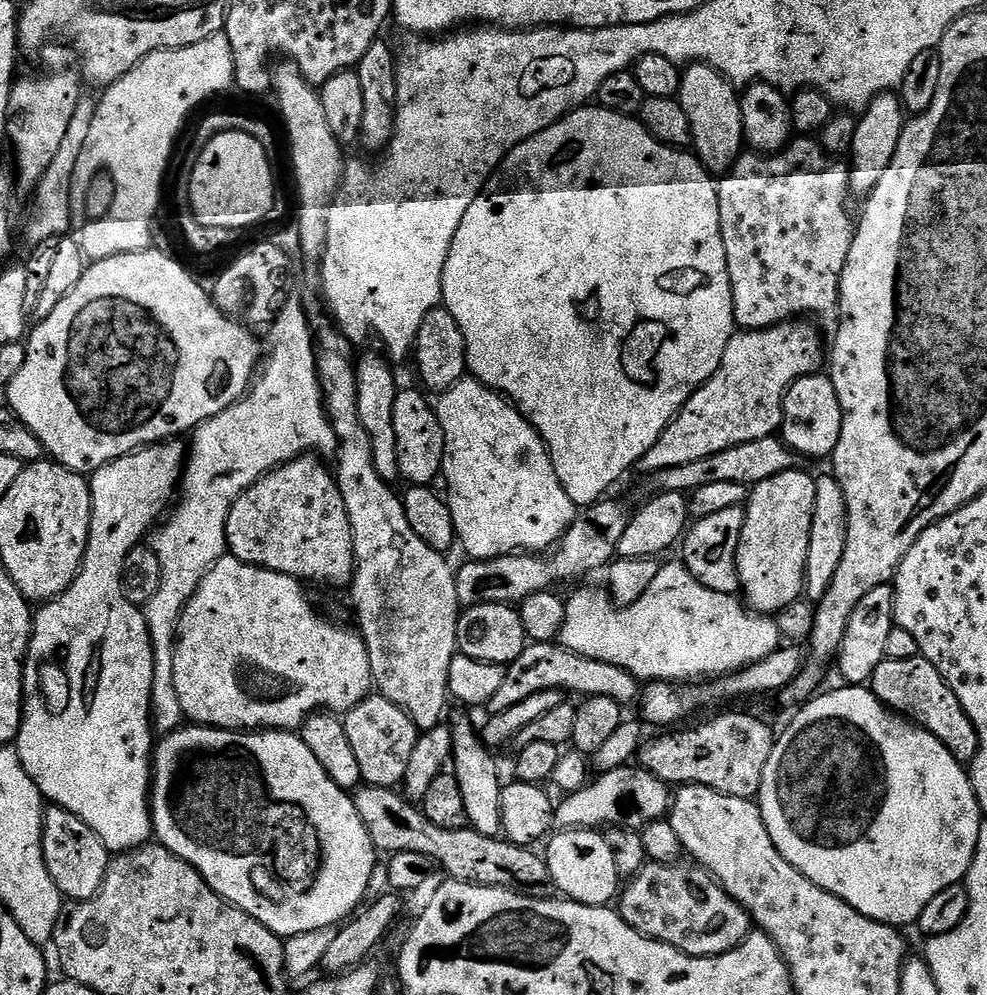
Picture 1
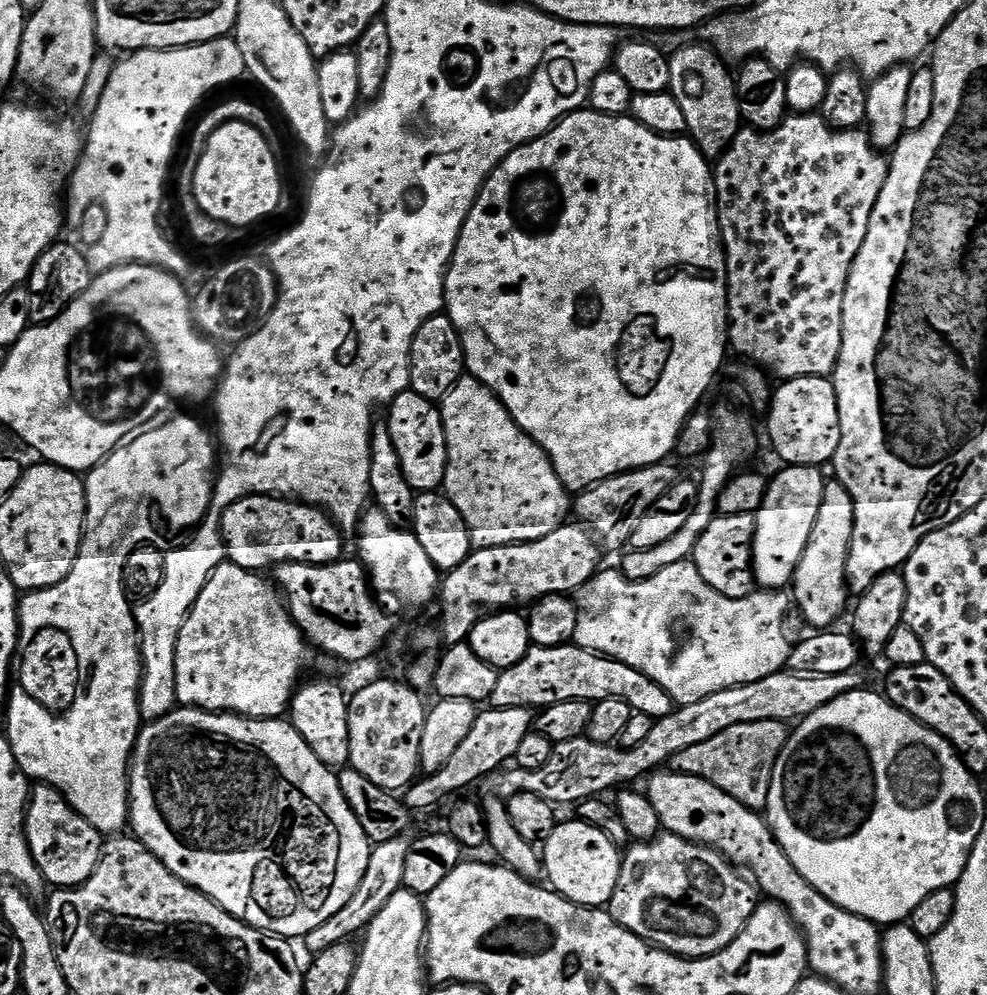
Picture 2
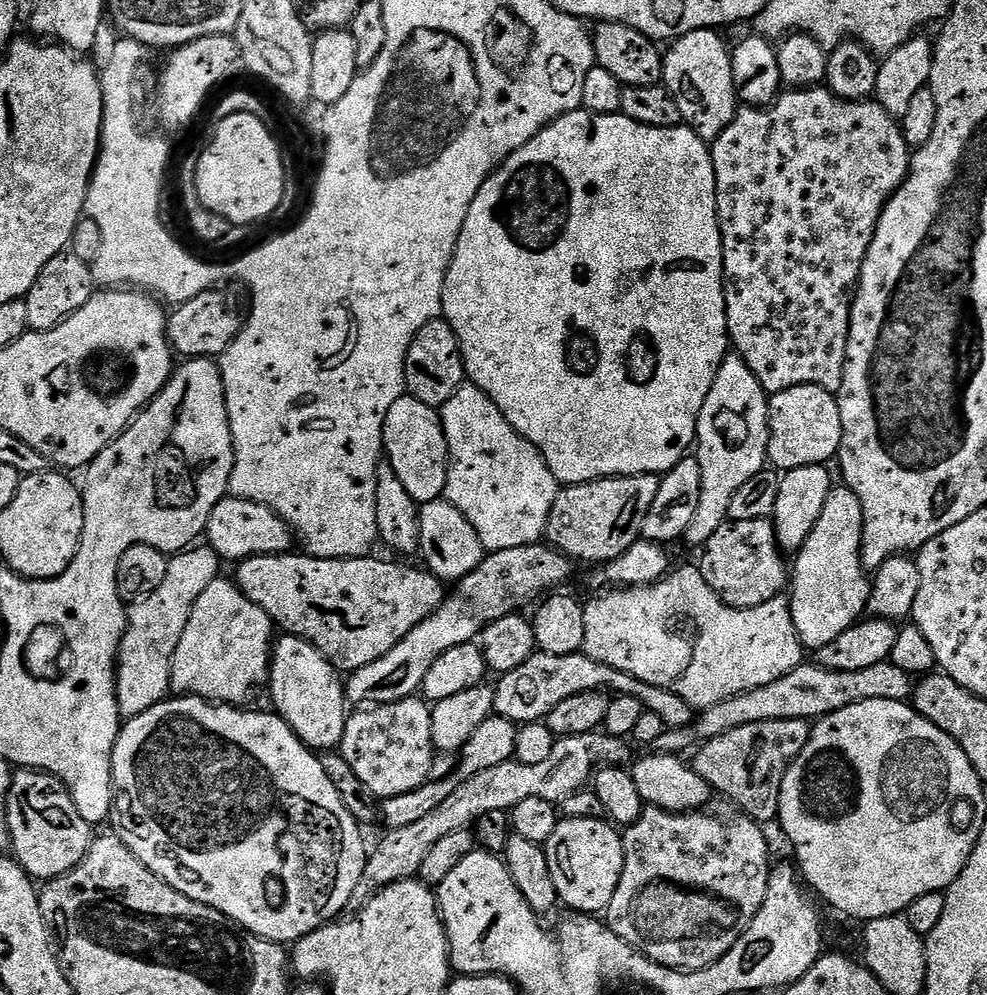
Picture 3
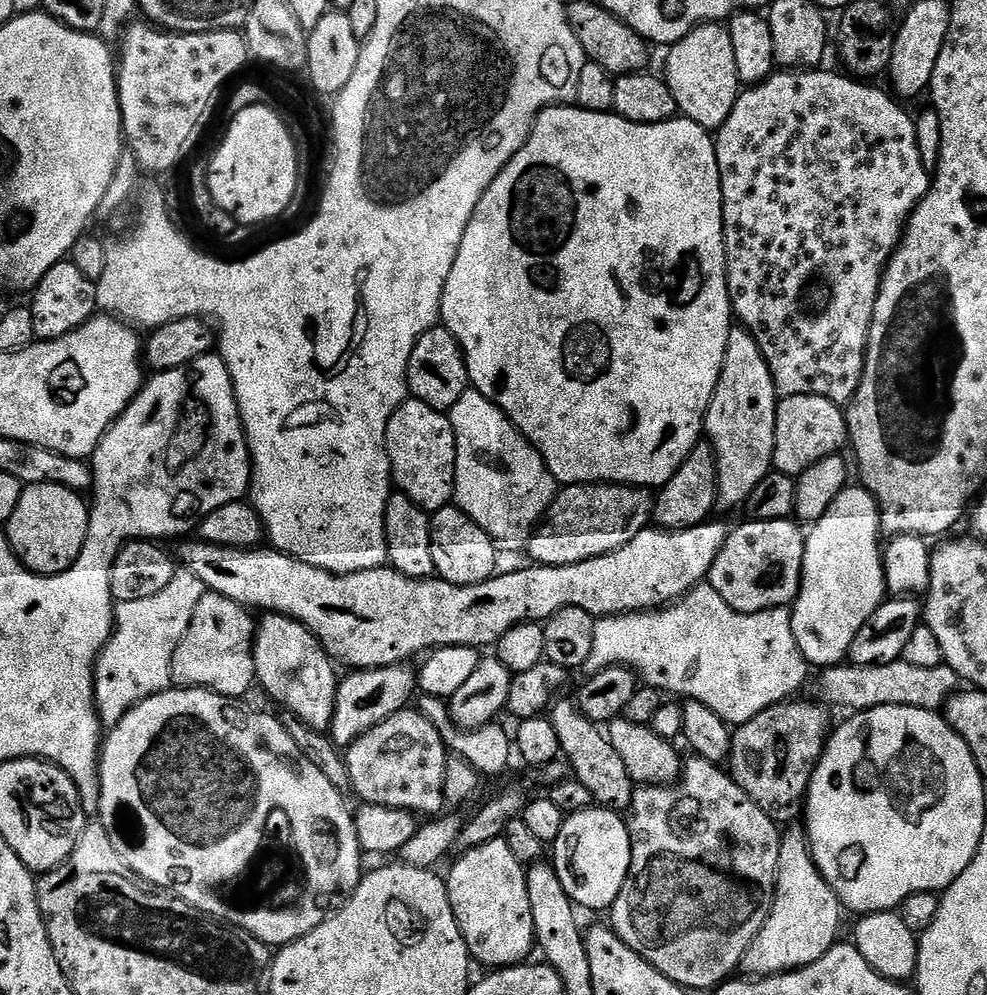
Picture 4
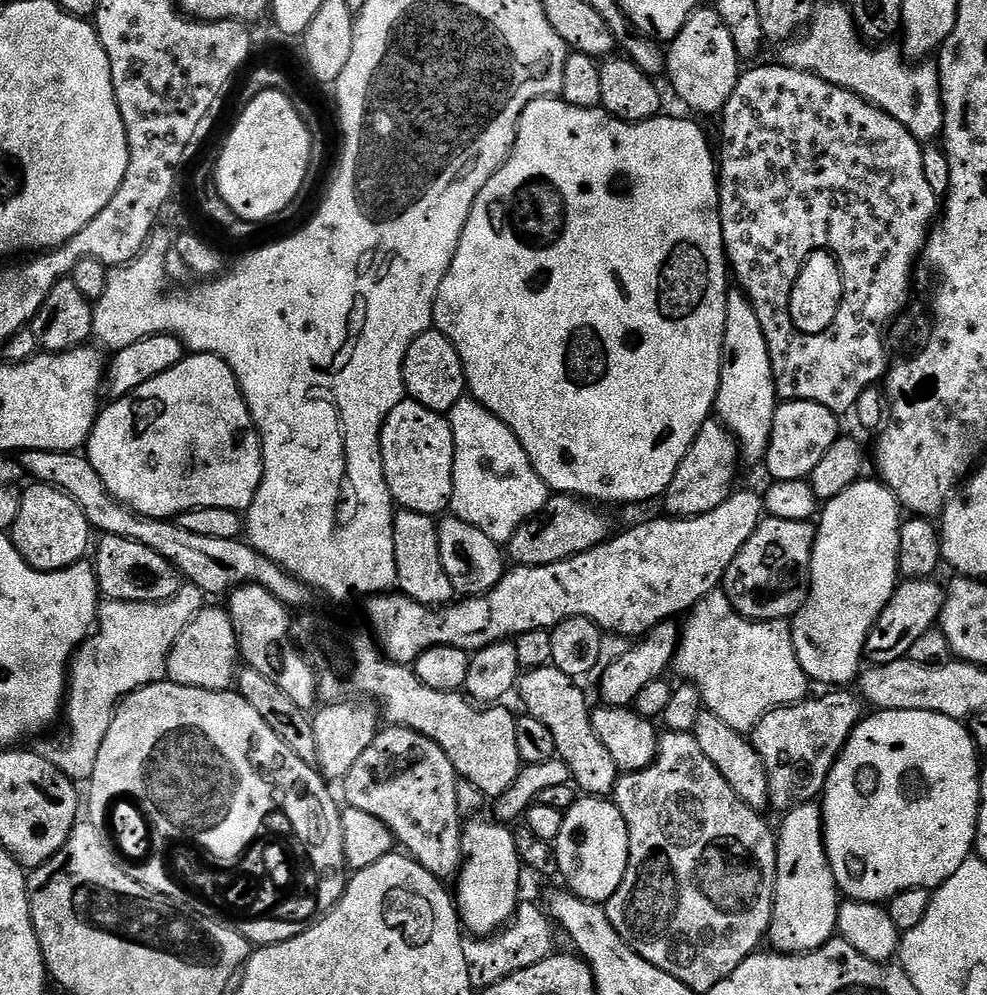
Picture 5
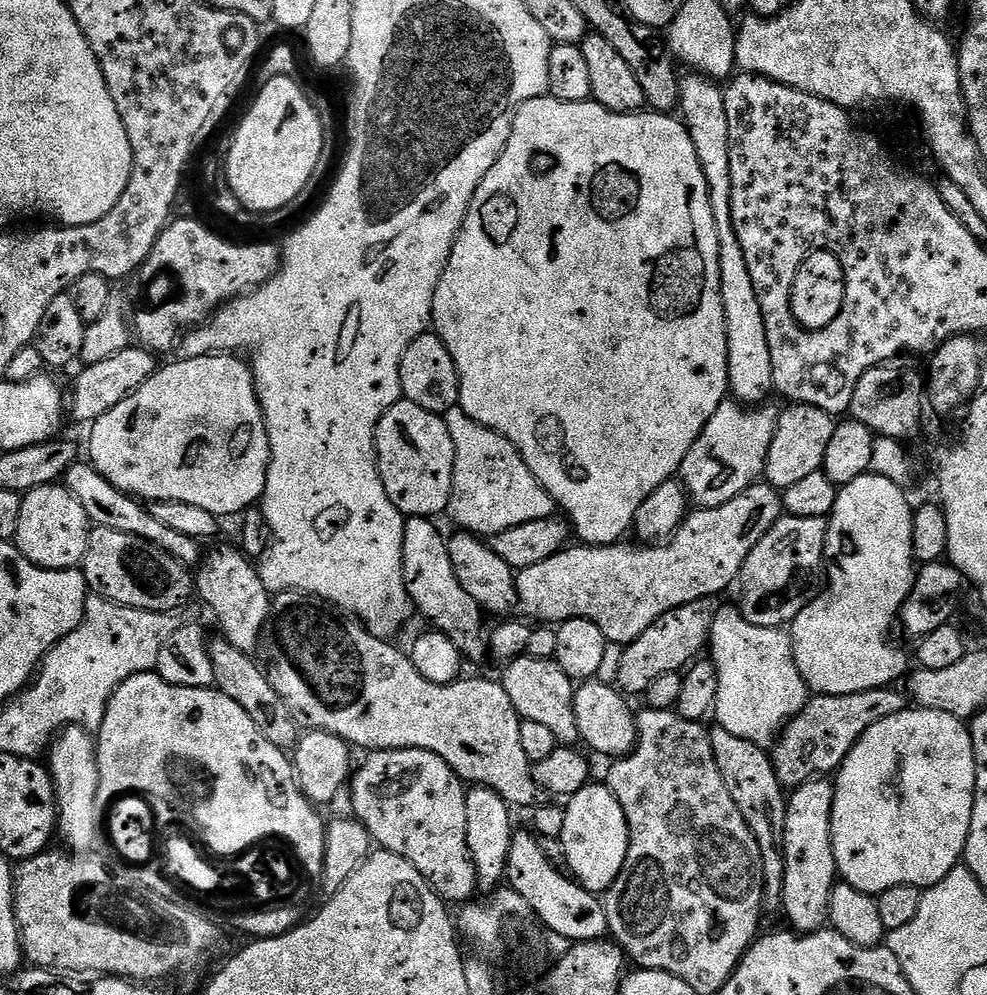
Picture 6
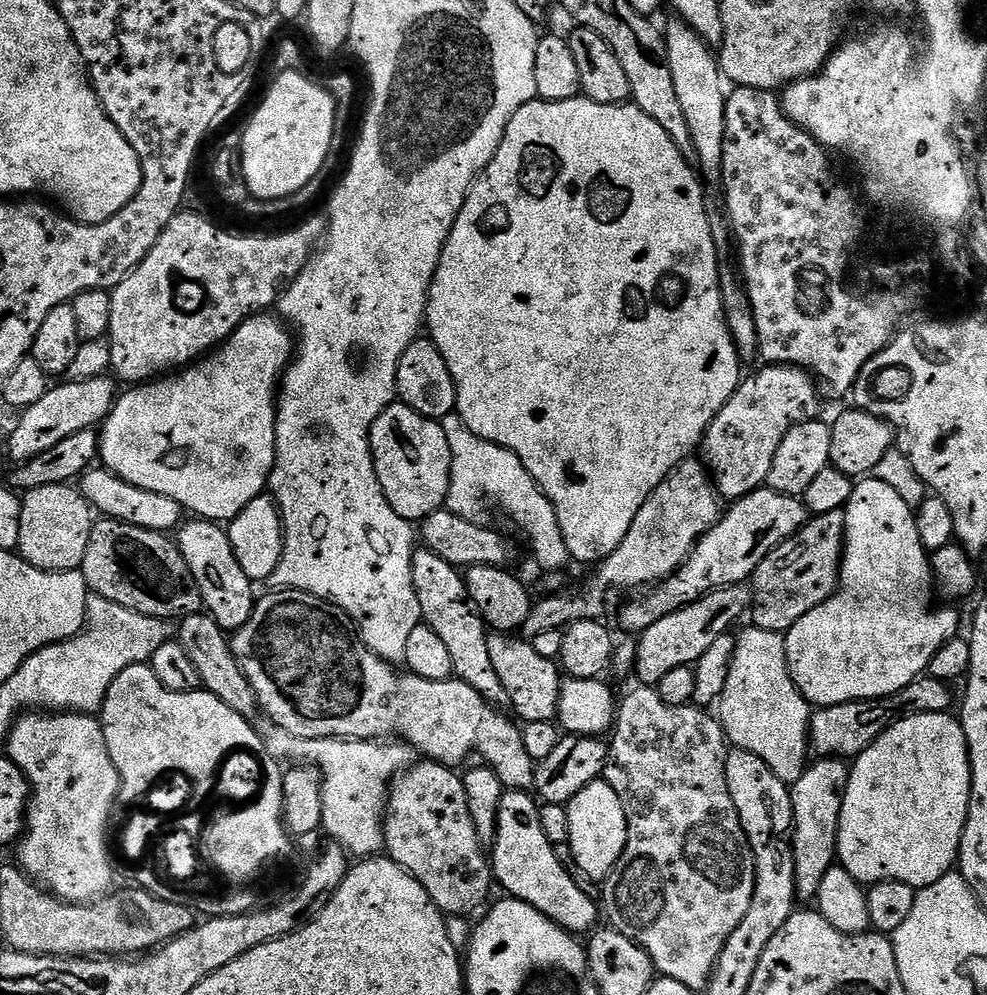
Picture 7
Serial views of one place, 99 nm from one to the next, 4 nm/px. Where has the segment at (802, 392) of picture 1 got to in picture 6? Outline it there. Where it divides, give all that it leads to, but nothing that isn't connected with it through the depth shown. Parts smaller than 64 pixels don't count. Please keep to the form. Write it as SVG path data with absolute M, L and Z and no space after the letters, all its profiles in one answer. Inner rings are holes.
M792 404L780 413L774 438L770 442L770 454L766 458L763 479L777 490L795 486L801 478L821 471L826 458L826 446L834 434L837 421L828 412L809 404Z

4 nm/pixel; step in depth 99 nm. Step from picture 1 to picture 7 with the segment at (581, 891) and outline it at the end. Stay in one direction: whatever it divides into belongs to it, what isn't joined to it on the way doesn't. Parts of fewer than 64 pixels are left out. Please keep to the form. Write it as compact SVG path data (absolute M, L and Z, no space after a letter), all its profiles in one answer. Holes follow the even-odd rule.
M603 778L586 786L576 797L569 800L567 805L570 814L570 838L567 847L572 848L572 856L576 864L597 882L603 881L612 873L612 867L624 852L628 841L626 826L626 810L622 810L622 802L618 802L618 794Z

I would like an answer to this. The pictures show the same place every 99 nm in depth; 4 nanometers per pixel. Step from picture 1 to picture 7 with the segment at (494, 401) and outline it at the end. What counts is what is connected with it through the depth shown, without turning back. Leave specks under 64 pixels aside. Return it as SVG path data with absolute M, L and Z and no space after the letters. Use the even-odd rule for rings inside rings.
M458 414L444 417L442 421L446 442L450 442L452 461L450 462L450 486L446 501L447 511L455 516L479 517L480 495L484 495L492 504L497 504L532 543L532 552L536 560L545 568L545 573L556 574L570 564L566 550L566 538L562 538L562 526L558 526L556 507L548 495L540 489L538 482L522 466L522 462L510 450L498 446L489 440L483 440L474 434L462 422Z

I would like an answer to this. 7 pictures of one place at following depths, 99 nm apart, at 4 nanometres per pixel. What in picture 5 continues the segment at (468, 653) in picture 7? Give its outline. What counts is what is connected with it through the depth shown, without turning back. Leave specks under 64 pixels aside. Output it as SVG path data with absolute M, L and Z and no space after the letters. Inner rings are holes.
M400 508L394 518L394 562L396 588L414 602L447 606L457 595L446 570L442 570L442 550L438 550L437 521L426 514Z

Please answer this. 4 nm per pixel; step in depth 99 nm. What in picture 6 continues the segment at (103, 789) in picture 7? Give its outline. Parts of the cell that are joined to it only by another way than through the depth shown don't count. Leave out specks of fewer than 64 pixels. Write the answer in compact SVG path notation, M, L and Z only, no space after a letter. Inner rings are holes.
M69 726L53 739L46 756L46 767L52 774L52 785L56 787L59 835L64 835L69 849L80 854L87 853L91 849L88 847L96 844L96 804L100 785L96 745L97 741L89 729Z

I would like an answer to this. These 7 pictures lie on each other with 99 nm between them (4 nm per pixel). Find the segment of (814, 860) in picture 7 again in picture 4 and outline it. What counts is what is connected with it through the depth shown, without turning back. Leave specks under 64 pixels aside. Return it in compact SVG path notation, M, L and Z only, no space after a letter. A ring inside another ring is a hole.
M800 826L789 827L781 835L776 897L762 930L758 930L740 963L740 968L748 971L745 973L752 978L776 976L818 962L818 958L822 958L839 937L836 935L840 932L841 902L814 862L807 831L796 827Z

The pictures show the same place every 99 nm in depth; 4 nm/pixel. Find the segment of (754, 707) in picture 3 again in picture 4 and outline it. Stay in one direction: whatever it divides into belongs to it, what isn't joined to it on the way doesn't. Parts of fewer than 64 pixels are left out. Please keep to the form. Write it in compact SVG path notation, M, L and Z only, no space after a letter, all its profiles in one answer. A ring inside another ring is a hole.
M898 659L889 664L858 666L851 662L825 668L820 675L819 699L825 705L837 704L840 708L852 708L853 713L865 712L878 706L910 706L911 708L943 709L951 696L955 696L962 681L956 671L942 663L933 667L910 666L910 662Z

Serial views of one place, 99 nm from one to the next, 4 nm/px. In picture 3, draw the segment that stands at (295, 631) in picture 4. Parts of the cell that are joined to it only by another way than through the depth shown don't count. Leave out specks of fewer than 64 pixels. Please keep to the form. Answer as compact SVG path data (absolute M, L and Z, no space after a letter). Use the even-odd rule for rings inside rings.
M281 635L272 649L267 687L272 688L271 707L306 747L317 754L339 749L350 715L346 684L338 669L313 644L297 636Z

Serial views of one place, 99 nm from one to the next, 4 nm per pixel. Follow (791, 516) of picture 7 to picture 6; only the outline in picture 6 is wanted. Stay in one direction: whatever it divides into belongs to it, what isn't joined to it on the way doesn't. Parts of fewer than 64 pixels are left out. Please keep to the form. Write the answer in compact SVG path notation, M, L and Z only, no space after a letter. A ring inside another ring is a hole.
M757 482L751 484L742 494L738 494L738 498L730 498L730 502L726 502L722 506L689 511L679 530L663 542L631 542L632 544L621 542L619 544L575 546L576 548L566 546L558 554L546 558L546 562L538 562L538 566L522 568L515 573L516 603L518 605L518 612L519 610L521 612L519 612L519 615L527 618L529 621L543 622L548 626L559 626L566 620L589 620L590 622L594 622L594 626L598 626L598 630L602 630L602 634L608 639L609 645L616 646L616 644L620 644L619 646L627 646L633 644L639 636L646 634L646 630L650 630L650 626L654 626L654 622L658 622L658 618L662 618L670 610L674 610L678 606L686 606L686 602L698 602L699 600L719 597L719 592L724 592L727 588L729 591L735 585L738 574L742 570L742 562L746 562L750 550L754 546L758 546L758 542L762 542L765 534L779 522L781 515L781 493L767 482Z

